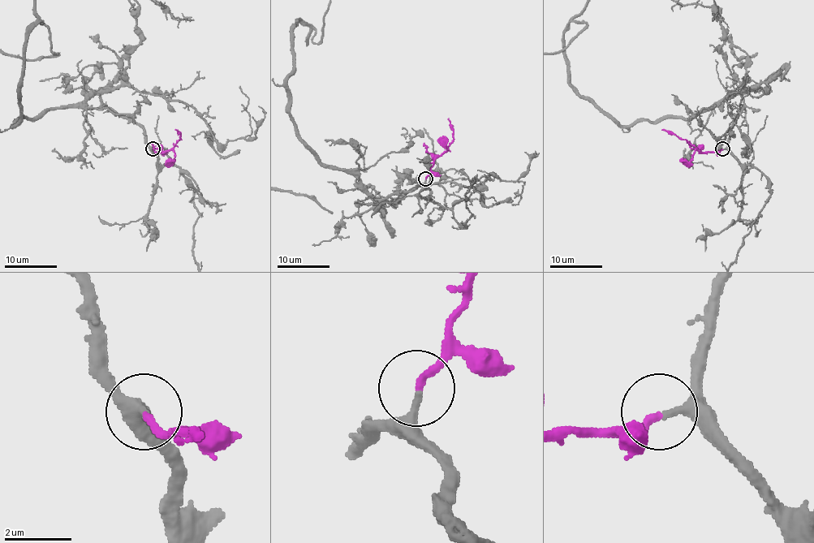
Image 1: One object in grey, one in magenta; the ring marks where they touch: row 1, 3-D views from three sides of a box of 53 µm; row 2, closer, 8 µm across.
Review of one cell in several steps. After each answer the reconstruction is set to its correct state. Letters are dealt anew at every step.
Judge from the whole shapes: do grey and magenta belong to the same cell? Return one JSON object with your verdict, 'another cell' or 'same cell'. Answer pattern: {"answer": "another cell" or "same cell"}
{"answer": "same cell"}

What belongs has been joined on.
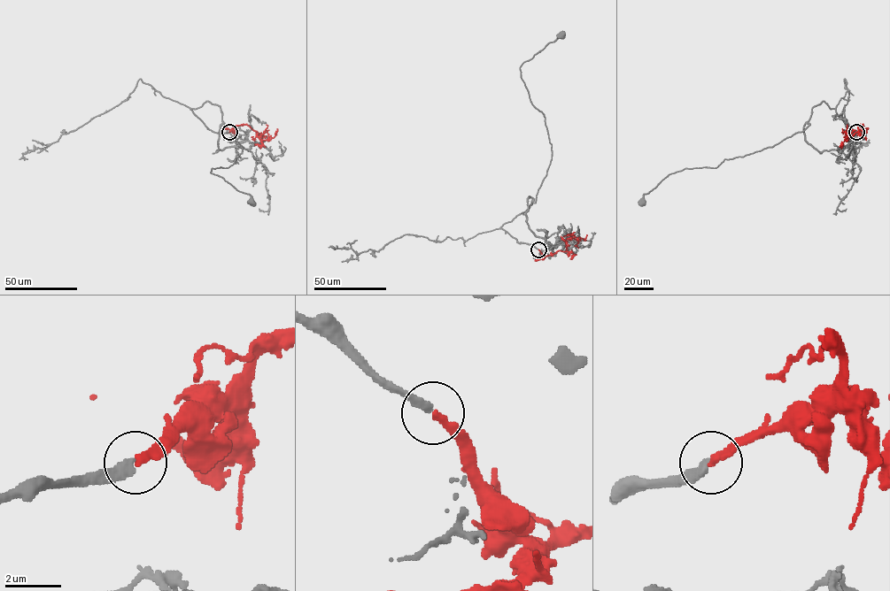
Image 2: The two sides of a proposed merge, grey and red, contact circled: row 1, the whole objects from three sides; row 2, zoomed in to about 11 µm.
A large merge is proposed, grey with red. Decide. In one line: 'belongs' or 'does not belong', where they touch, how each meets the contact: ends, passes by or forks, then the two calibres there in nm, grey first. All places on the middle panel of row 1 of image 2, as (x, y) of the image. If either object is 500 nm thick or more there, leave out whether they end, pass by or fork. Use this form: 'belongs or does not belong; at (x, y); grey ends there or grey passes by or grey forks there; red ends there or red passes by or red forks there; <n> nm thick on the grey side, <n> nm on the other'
belongs; at (538, 249); grey ends there; red ends there; 360 nm thick on the grey side, 240 nm on the other

